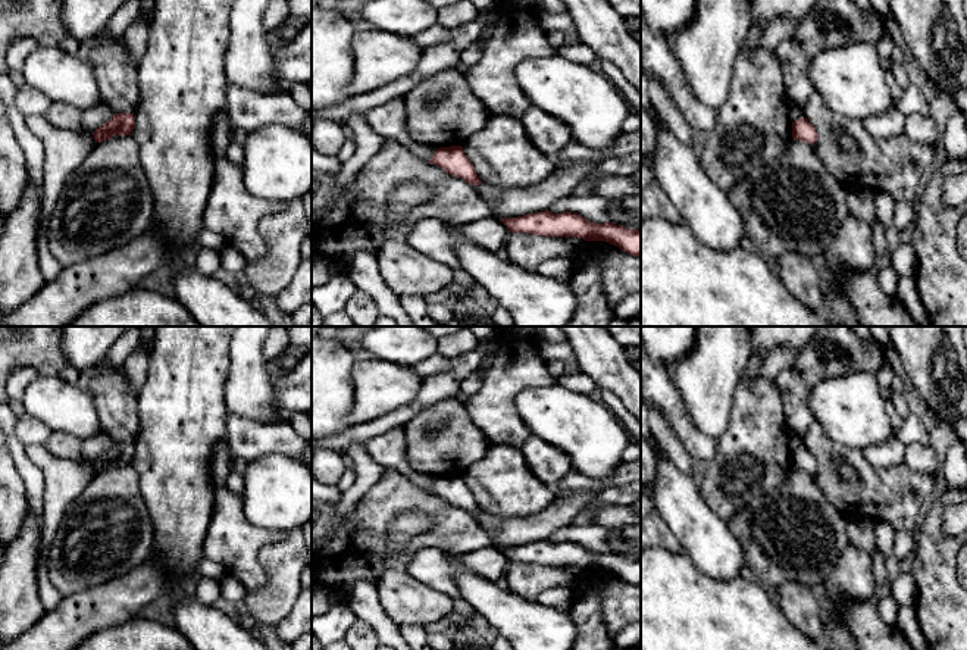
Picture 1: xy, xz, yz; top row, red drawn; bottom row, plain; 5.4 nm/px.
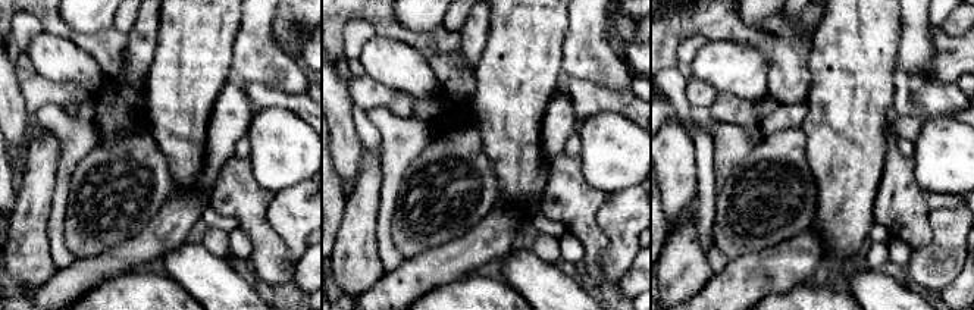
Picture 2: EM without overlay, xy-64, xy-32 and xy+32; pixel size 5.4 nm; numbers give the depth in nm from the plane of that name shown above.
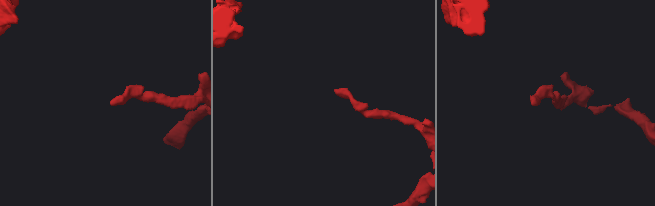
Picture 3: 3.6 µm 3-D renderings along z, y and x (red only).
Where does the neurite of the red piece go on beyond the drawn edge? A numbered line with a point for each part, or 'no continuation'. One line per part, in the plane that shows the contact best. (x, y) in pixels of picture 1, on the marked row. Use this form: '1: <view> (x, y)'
no continuation

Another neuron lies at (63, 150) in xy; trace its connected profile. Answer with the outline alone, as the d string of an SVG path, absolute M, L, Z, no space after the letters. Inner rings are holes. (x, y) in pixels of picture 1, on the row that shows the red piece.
M44 116L26 118L26 126L44 144L44 179L40 231L37 234L38 265L46 281L53 281L59 266L50 250L48 225L66 176L76 169L96 146L93 132L53 126Z

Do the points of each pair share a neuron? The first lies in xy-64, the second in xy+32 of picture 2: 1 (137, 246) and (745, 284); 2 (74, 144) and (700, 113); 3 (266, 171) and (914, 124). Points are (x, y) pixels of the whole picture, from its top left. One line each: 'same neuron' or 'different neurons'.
1: same neuron
2: same neuron
3: different neurons

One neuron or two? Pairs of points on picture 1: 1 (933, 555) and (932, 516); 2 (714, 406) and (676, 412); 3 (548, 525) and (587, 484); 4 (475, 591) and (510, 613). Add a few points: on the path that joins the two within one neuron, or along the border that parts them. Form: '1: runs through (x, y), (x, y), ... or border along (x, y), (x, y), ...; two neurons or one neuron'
1: runs through (932, 546), (932, 525); one neuron
2: border along (670, 380), (692, 424), (709, 437); two neurons
3: border along (597, 493), (570, 491), (562, 497), (556, 496); two neurons
4: runs through (484, 596), (501, 608); one neuron

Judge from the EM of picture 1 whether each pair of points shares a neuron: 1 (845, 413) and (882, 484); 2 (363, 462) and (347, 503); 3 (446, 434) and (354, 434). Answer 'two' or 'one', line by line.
1: two
2: one
3: two

